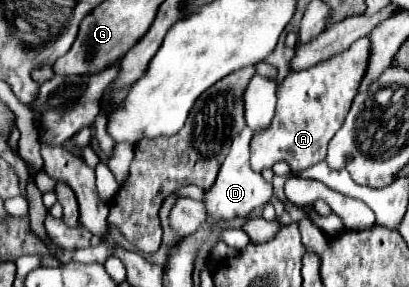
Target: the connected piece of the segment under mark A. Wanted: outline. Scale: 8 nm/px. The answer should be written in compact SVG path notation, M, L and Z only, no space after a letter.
M360 38L346 52L334 54L312 68L288 74L276 88L278 106L272 124L254 132L250 142L252 170L262 172L264 168L272 168L276 162L284 160L290 164L292 172L296 172L322 162L330 138L336 134L338 126L342 126L342 118L346 118L346 110L350 110L350 104L358 94L368 60L370 40Z

